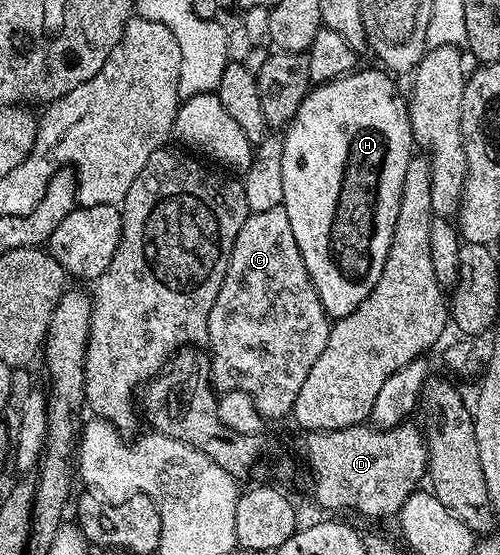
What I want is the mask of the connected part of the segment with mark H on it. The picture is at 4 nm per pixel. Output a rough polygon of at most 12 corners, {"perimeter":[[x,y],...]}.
{"perimeter":[[379,70],[314,85],[282,137],[331,319],[376,287],[416,149]]}

